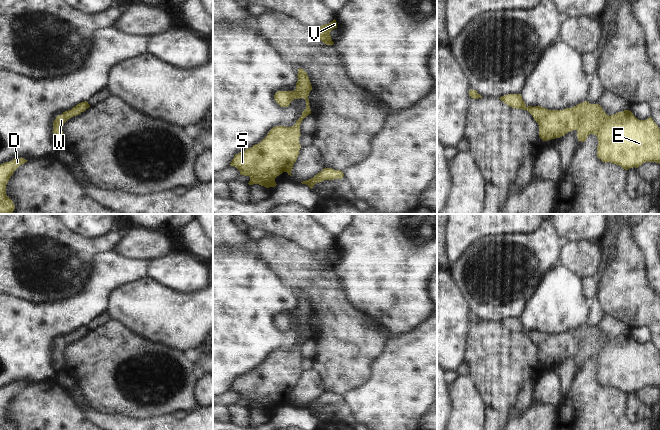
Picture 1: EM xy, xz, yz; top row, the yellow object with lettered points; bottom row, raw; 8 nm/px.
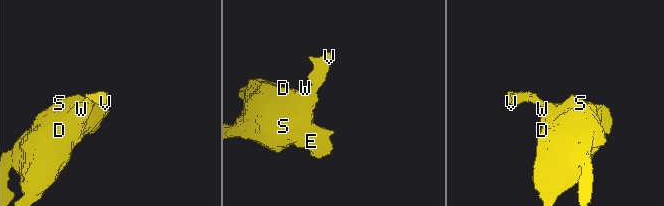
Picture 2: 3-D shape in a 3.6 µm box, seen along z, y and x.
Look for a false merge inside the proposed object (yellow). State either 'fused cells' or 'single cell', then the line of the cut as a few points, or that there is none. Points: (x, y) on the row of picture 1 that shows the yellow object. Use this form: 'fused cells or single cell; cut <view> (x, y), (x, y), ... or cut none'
single cell; cut none

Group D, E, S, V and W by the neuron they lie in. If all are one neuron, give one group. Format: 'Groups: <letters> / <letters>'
Groups: D E S V W.

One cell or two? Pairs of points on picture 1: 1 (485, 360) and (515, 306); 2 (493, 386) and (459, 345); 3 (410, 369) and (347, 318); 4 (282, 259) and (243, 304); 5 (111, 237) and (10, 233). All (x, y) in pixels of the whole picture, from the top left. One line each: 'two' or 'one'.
1: two
2: two
3: two
4: two
5: one

